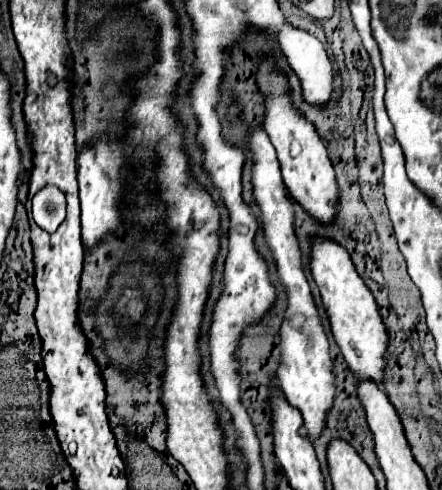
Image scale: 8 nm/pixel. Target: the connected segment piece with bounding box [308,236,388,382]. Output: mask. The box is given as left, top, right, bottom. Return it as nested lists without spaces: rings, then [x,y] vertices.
[[[310,236],[308,244],[310,244],[310,272],[320,290],[334,340],[340,346],[340,352],[348,368],[358,378],[370,378],[374,382],[382,382],[388,334],[374,296],[354,270],[354,264],[342,244],[338,244],[332,238],[320,238],[320,236]]]

